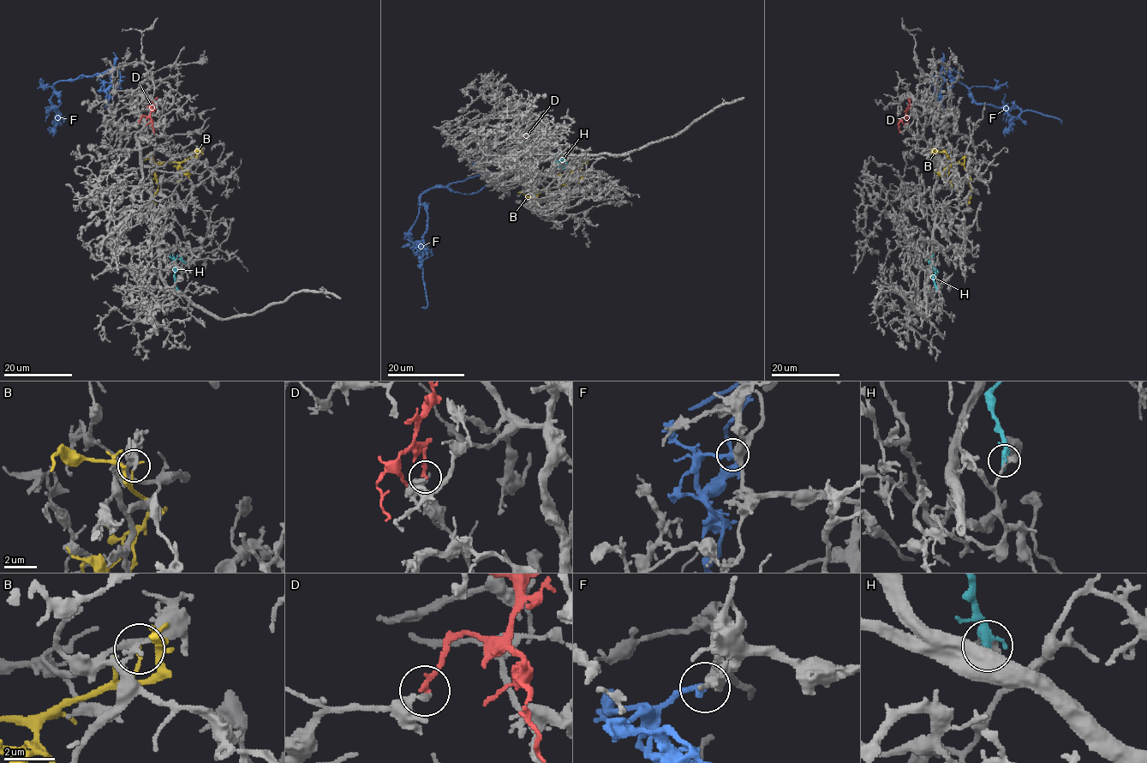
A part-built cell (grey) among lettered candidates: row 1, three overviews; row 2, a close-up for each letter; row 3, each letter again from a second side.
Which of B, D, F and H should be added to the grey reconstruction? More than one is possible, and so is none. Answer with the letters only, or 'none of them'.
none of them

